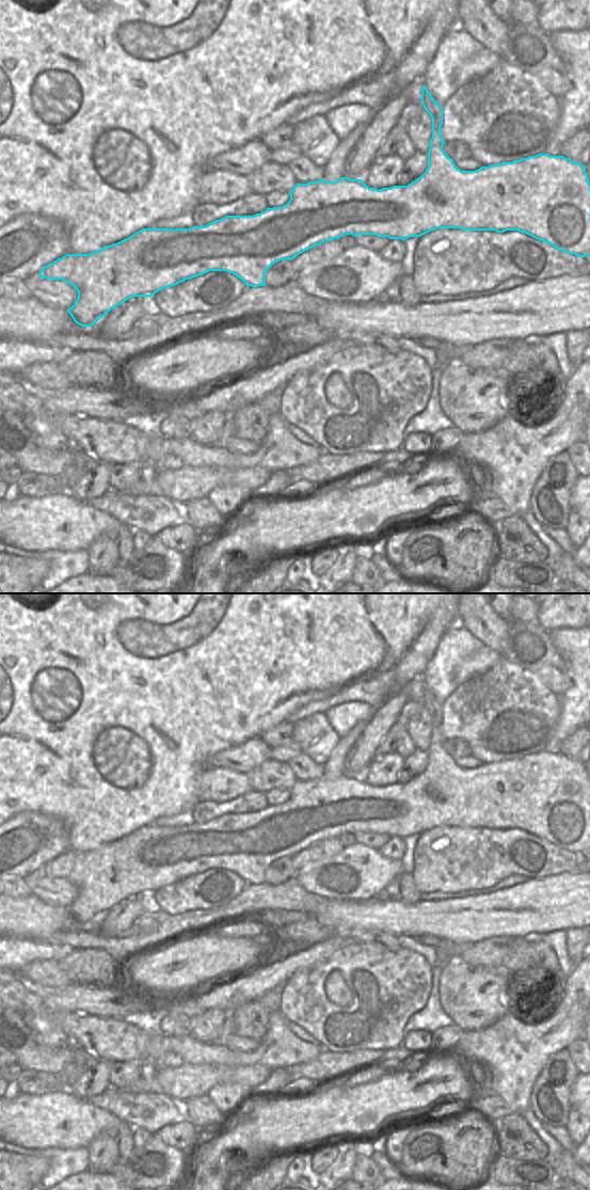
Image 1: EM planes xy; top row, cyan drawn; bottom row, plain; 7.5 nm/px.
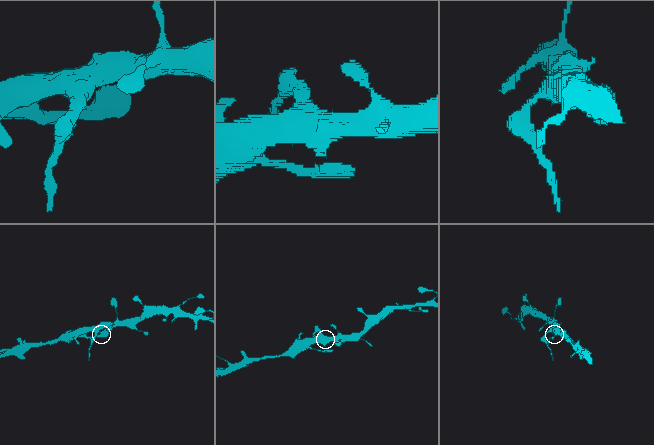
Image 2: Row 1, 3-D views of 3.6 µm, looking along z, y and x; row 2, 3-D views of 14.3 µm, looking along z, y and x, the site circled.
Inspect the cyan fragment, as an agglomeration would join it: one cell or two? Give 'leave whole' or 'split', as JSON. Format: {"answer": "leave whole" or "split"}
{"answer": "leave whole"}

